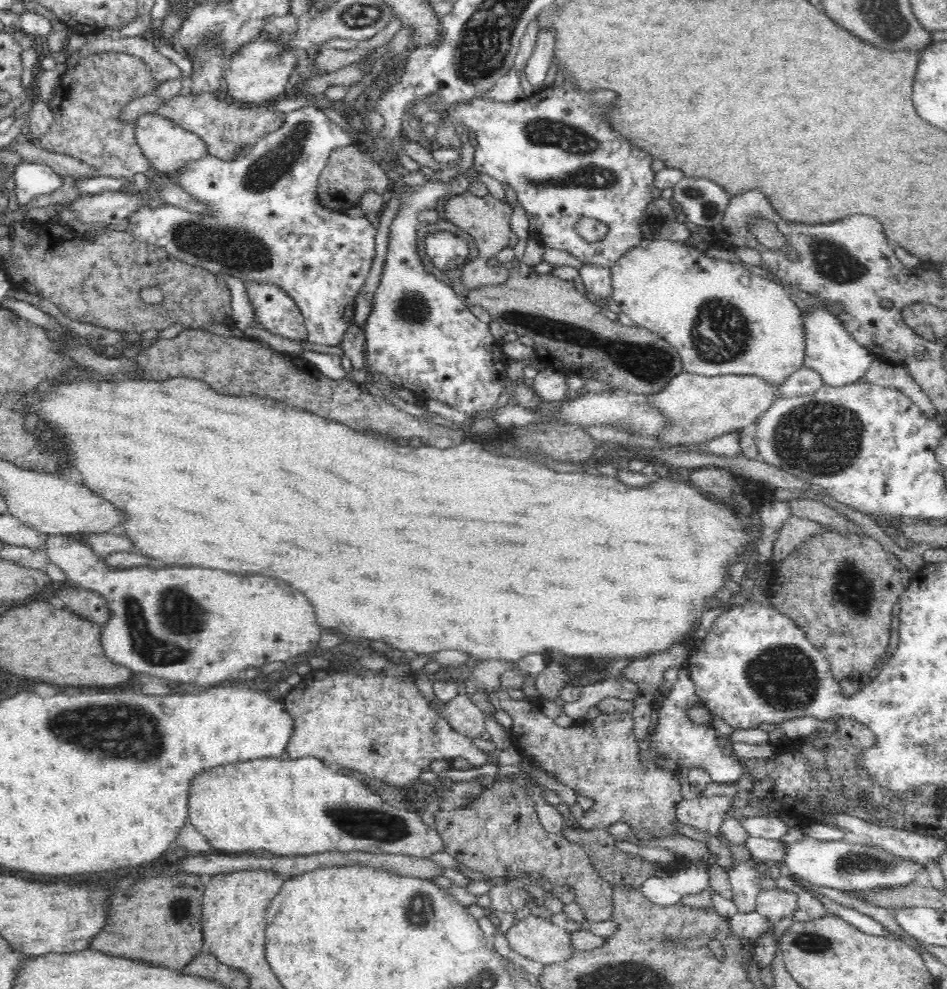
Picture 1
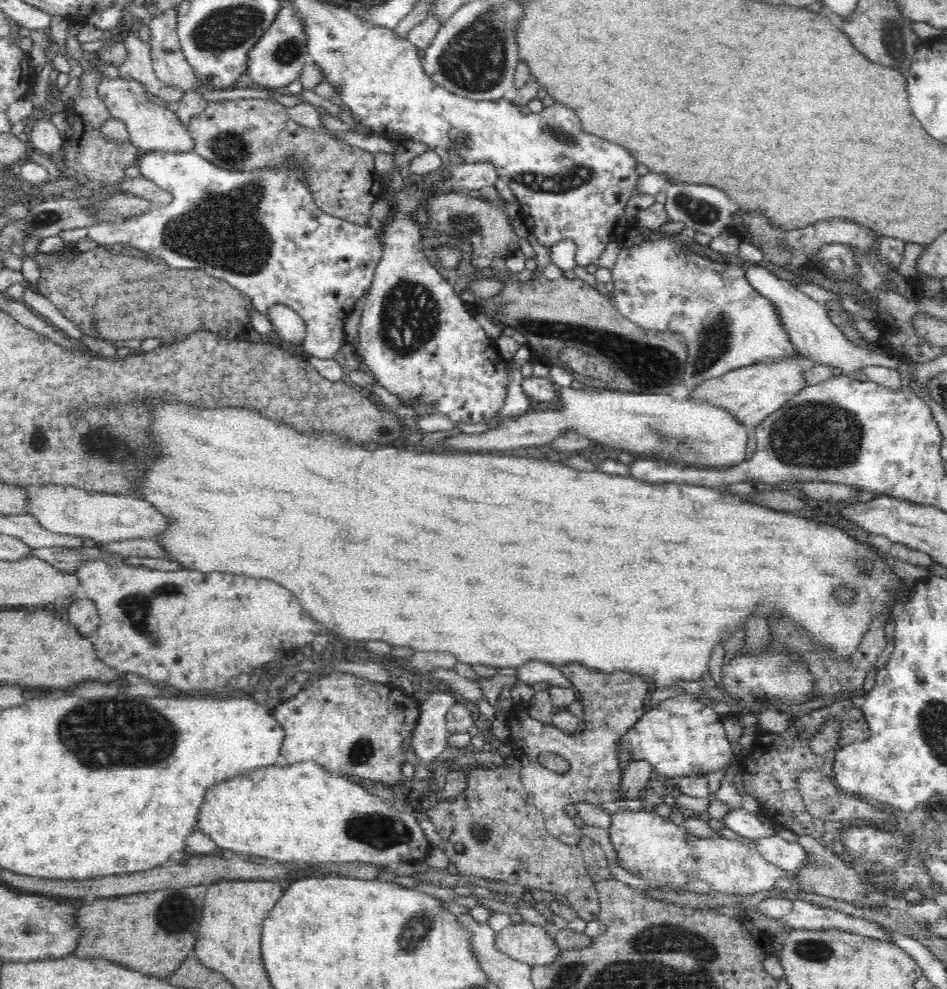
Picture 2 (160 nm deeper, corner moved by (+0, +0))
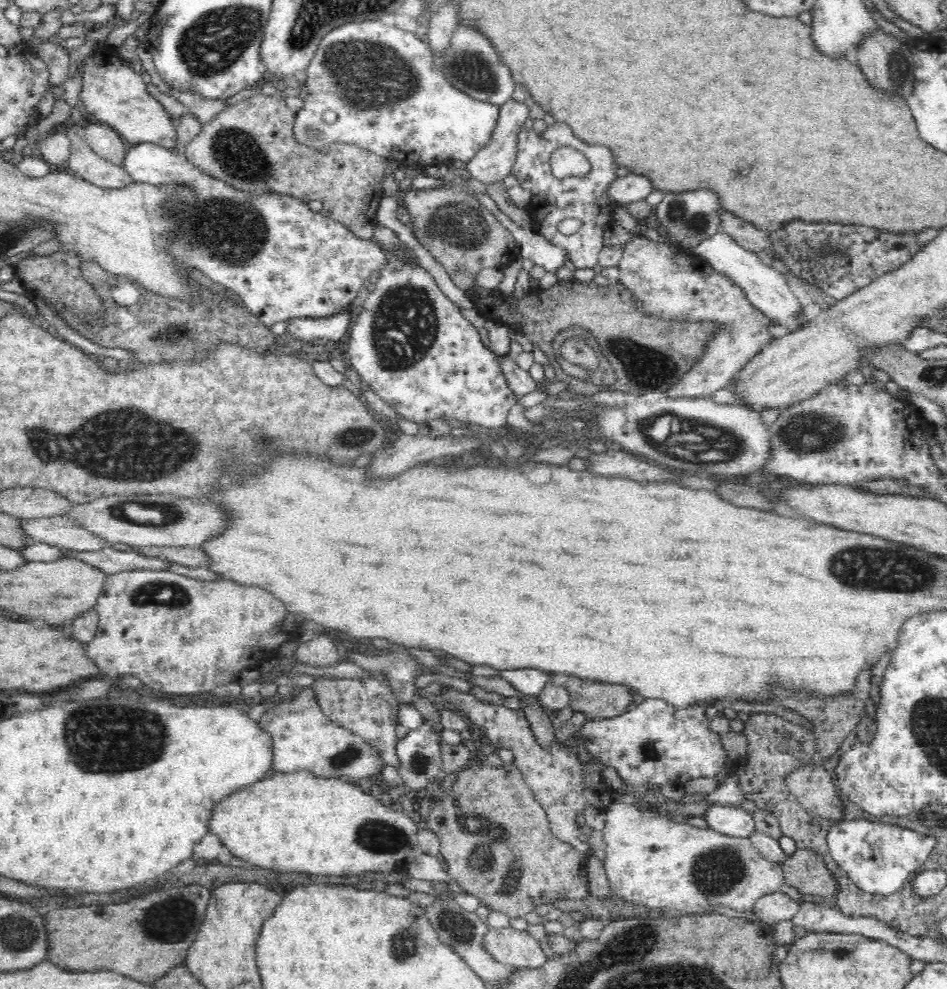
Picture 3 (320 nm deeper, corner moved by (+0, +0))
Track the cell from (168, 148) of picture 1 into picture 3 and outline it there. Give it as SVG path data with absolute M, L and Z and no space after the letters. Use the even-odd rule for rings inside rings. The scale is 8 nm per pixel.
M98 46L79 60L77 70L80 72L82 80L81 89L78 93L78 102L85 106L86 112L90 116L94 116L99 123L112 127L128 144L152 143L167 149L174 146L174 138L176 138L177 132L172 119L170 119L170 115L146 91L147 84L144 83L140 74L127 63L126 59L118 55L116 51L109 46Z

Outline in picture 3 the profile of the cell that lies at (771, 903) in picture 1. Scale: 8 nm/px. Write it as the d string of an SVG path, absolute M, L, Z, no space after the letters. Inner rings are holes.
M779 889L759 898L752 912L764 922L776 925L782 920L792 920L799 912L799 905Z

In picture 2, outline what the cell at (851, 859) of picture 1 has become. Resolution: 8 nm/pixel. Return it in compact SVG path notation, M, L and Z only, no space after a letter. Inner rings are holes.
M777 835L762 836L754 839L757 852L774 867L782 872L796 871L801 867L808 867L814 862L811 861L809 854L797 842L786 842Z

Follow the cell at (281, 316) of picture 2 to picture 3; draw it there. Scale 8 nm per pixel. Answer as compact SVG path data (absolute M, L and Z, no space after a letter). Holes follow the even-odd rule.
M338 313L332 317L317 319L298 317L290 319L287 330L292 336L292 341L296 342L298 346L318 340L344 342L352 323L353 318L350 314Z

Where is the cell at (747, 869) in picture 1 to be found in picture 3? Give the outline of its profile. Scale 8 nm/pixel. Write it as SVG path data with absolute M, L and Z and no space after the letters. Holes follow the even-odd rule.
M614 803L607 807L606 822L603 828L604 843L606 843L606 858L603 859L603 866L606 872L607 884L610 887L610 897L616 896L622 903L626 905L638 905L641 907L641 911L644 909L652 909L655 915L675 915L675 912L679 912L679 917L684 918L700 918L700 916L708 916L709 914L718 913L719 907L728 907L735 911L751 912L756 902L762 896L766 896L771 892L779 890L785 881L783 878L783 871L779 864L762 857L761 854L748 837L734 837L726 836L726 834L712 830L710 828L700 828L688 823L674 822L668 818L668 816L658 809L651 810L646 808L646 811L641 810L638 806L633 804Z

